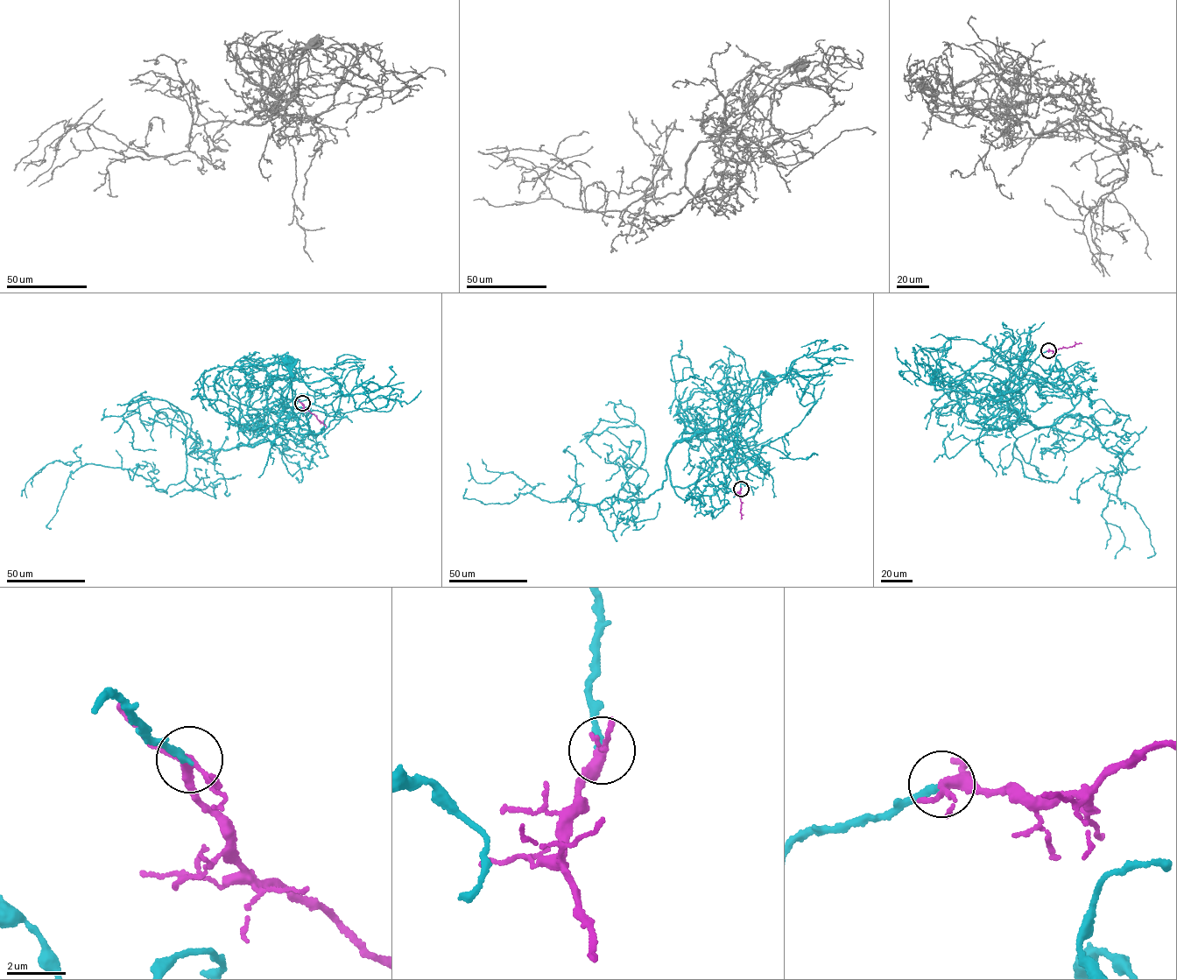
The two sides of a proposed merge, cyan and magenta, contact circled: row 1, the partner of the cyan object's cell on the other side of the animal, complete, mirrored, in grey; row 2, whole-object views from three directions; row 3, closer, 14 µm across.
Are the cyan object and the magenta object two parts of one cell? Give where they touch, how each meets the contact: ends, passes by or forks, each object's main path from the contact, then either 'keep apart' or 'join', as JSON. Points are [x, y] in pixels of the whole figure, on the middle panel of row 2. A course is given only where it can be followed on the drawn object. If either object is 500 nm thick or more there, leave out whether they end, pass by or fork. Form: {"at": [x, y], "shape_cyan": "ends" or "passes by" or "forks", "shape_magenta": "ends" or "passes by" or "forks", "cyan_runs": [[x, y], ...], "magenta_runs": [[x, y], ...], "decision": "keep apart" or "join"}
{"at": [741, 489], "shape_cyan": "ends", "shape_magenta": "forks", "cyan_runs": [[741, 489], [741, 482], [728, 451], [719, 444], [718, 433], [725, 421], [743, 404], [760, 371], [769, 377]], "magenta_runs": [[741, 490], [741, 519]], "decision": "join"}

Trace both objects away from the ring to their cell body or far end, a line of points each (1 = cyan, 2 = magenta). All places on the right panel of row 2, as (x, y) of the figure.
1: (1047, 350), (1040, 353), (1020, 378), (1019, 391), (1015, 396), (1003, 401), (975, 391), (936, 390), (933, 377)
2: (1048, 350), (1081, 343)

